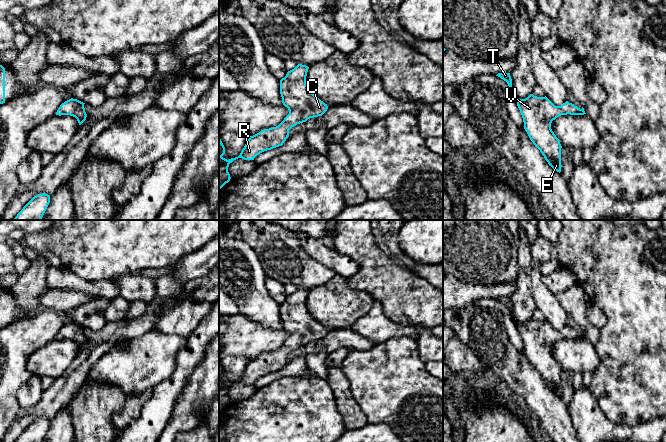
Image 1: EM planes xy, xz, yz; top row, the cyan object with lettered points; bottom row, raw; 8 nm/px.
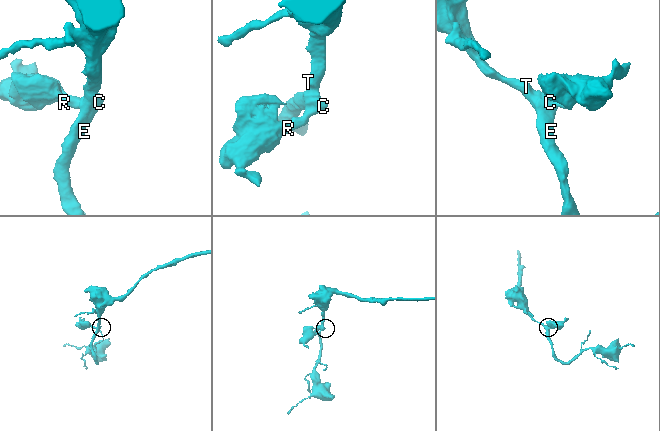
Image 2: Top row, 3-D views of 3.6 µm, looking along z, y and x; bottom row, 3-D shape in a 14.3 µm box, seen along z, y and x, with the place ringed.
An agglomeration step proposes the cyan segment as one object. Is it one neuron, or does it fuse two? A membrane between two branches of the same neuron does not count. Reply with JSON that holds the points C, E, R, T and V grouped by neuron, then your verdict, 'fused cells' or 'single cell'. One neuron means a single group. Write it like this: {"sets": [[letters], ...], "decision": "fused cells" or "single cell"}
{"sets": [["C", "E", "R", "T", "V"]], "decision": "single cell"}

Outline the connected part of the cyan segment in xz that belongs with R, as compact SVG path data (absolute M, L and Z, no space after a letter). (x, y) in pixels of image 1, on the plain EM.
M298 288L280 304L282 327L288 332L289 338L278 350L250 360L238 381L229 384L222 381L225 371L219 361L219 414L230 405L228 391L234 384L254 384L260 377L282 370L292 351L310 342L322 340L327 335L327 328L317 322L306 308L308 293L308 290Z

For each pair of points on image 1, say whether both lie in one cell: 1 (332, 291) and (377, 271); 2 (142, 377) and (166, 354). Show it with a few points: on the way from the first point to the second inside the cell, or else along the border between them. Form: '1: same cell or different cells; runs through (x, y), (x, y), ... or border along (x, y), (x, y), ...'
1: different cells; border along (346, 279), (347, 283), (353, 288), (369, 293)
2: same cell; runs through (148, 371), (160, 359)

